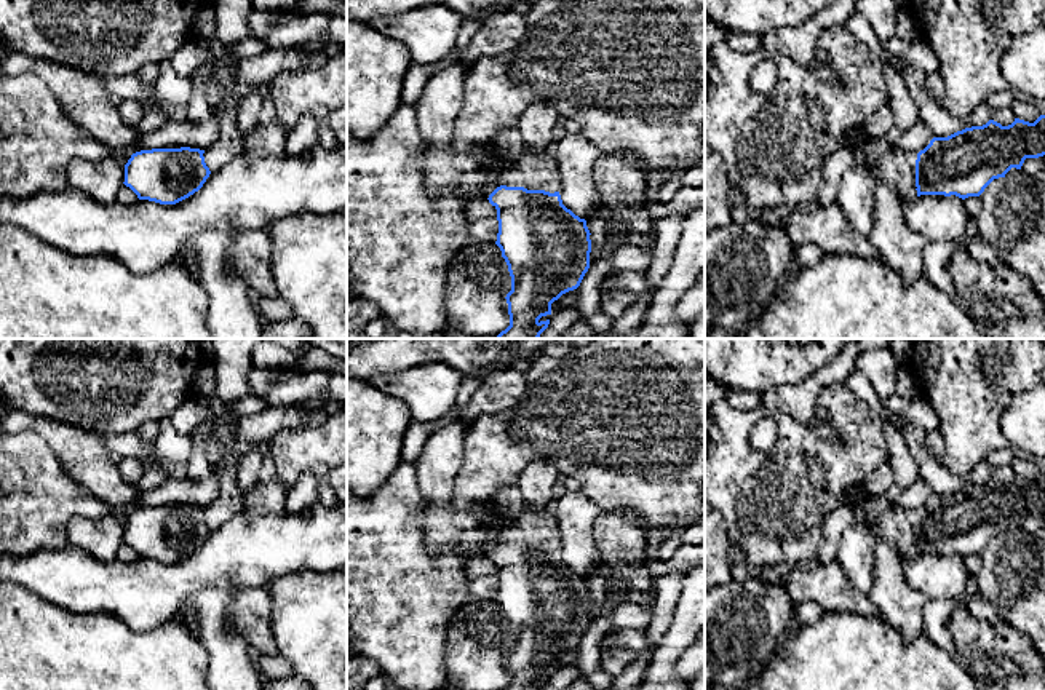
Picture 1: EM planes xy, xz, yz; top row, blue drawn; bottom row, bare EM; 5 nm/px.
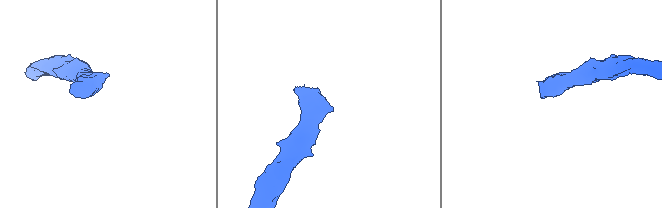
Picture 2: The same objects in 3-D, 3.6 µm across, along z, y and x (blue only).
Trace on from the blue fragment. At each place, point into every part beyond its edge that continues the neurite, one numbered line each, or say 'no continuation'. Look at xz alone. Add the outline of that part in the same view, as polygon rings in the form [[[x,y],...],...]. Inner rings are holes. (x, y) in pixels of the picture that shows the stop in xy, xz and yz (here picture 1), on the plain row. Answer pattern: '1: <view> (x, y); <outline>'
1: xz (534, 527); [[[527,506],[515,518],[497,518],[500,543],[524,545],[527,548],[559,549],[559,527],[553,508]]]

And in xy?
no continuation

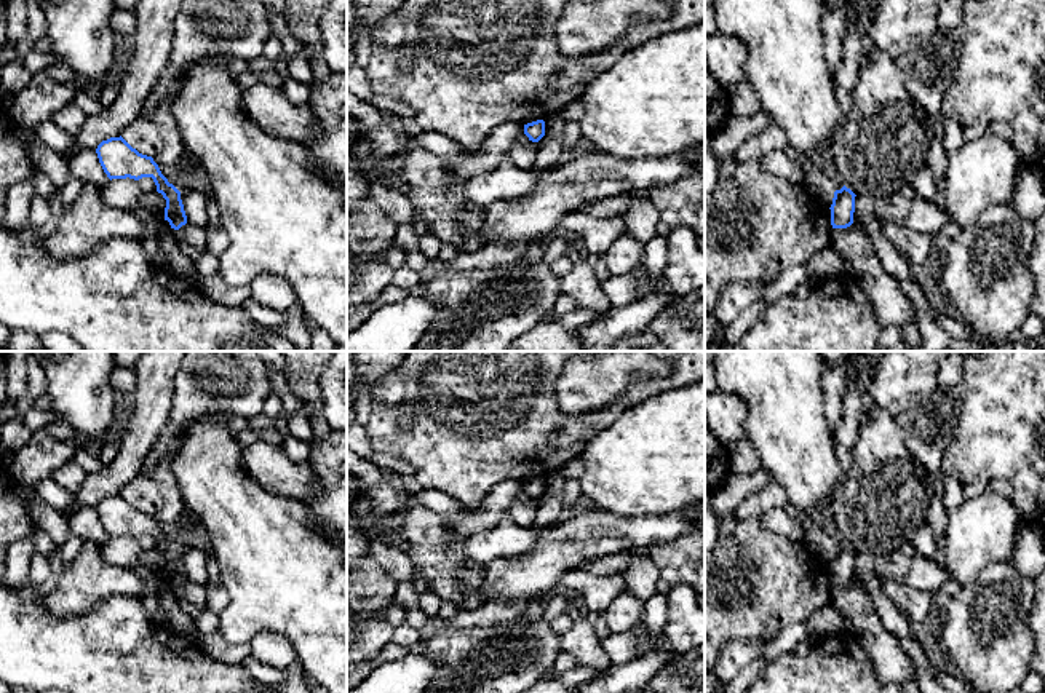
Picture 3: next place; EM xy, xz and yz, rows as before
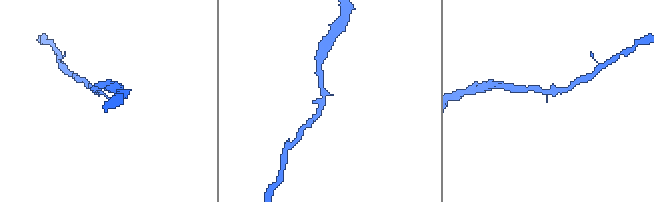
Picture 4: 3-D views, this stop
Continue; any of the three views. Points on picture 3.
no continuation

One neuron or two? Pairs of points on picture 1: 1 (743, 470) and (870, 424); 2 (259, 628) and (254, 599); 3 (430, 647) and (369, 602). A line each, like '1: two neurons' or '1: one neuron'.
1: one neuron
2: one neuron
3: one neuron

